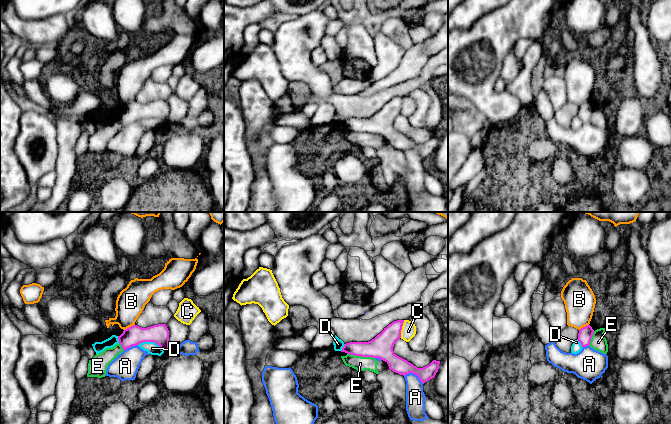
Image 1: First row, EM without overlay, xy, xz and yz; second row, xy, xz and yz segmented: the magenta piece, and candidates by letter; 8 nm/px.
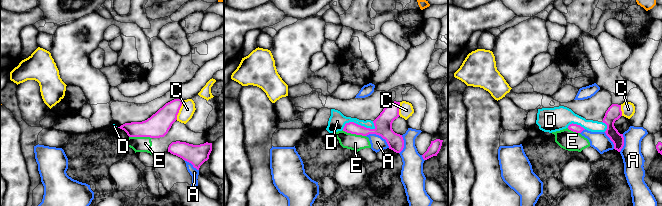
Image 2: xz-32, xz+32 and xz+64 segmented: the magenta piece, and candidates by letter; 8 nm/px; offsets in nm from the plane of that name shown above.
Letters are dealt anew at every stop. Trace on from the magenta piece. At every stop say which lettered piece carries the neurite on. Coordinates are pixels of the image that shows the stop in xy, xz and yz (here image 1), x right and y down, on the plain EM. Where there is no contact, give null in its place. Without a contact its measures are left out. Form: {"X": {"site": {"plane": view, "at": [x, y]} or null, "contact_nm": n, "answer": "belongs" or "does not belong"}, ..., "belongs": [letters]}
{"A": {"site": {"plane": "xz", "at": [414, 149]}, "contact_nm": 170, "answer": "does not belong"}, "B": {"site": {"plane": "xy", "at": [129, 103]}, "contact_nm": 100, "answer": "does not belong"}, "C": {"site": {"plane": "xz", "at": [401, 105]}, "contact_nm": 150, "answer": "does not belong"}, "D": {"site": {"plane": "xy", "at": [151, 117]}, "contact_nm": 220, "answer": "does not belong"}, "E": {"site": {"plane": "xz", "at": [361, 132]}, "contact_nm": 220, "answer": "does not belong"}, "belongs": []}

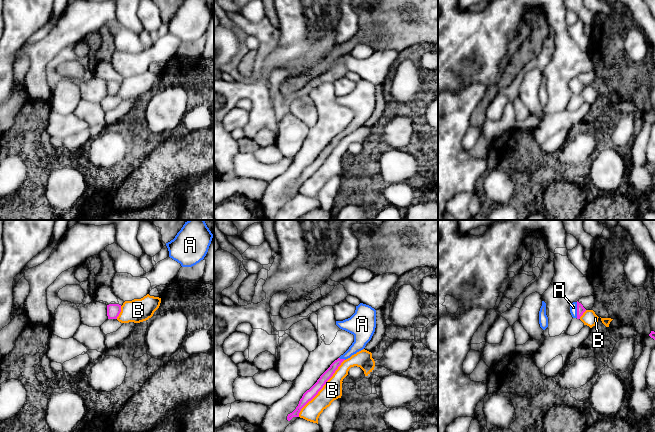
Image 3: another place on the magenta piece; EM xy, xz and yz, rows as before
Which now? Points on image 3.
{"A": {"site": {"plane": "yz", "at": [577, 86]}, "contact_nm": 130, "answer": "belongs"}, "B": {"site": {"plane": "xz", "at": [322, 163]}, "contact_nm": 600, "answer": "does not belong"}, "belongs": ["A"]}

